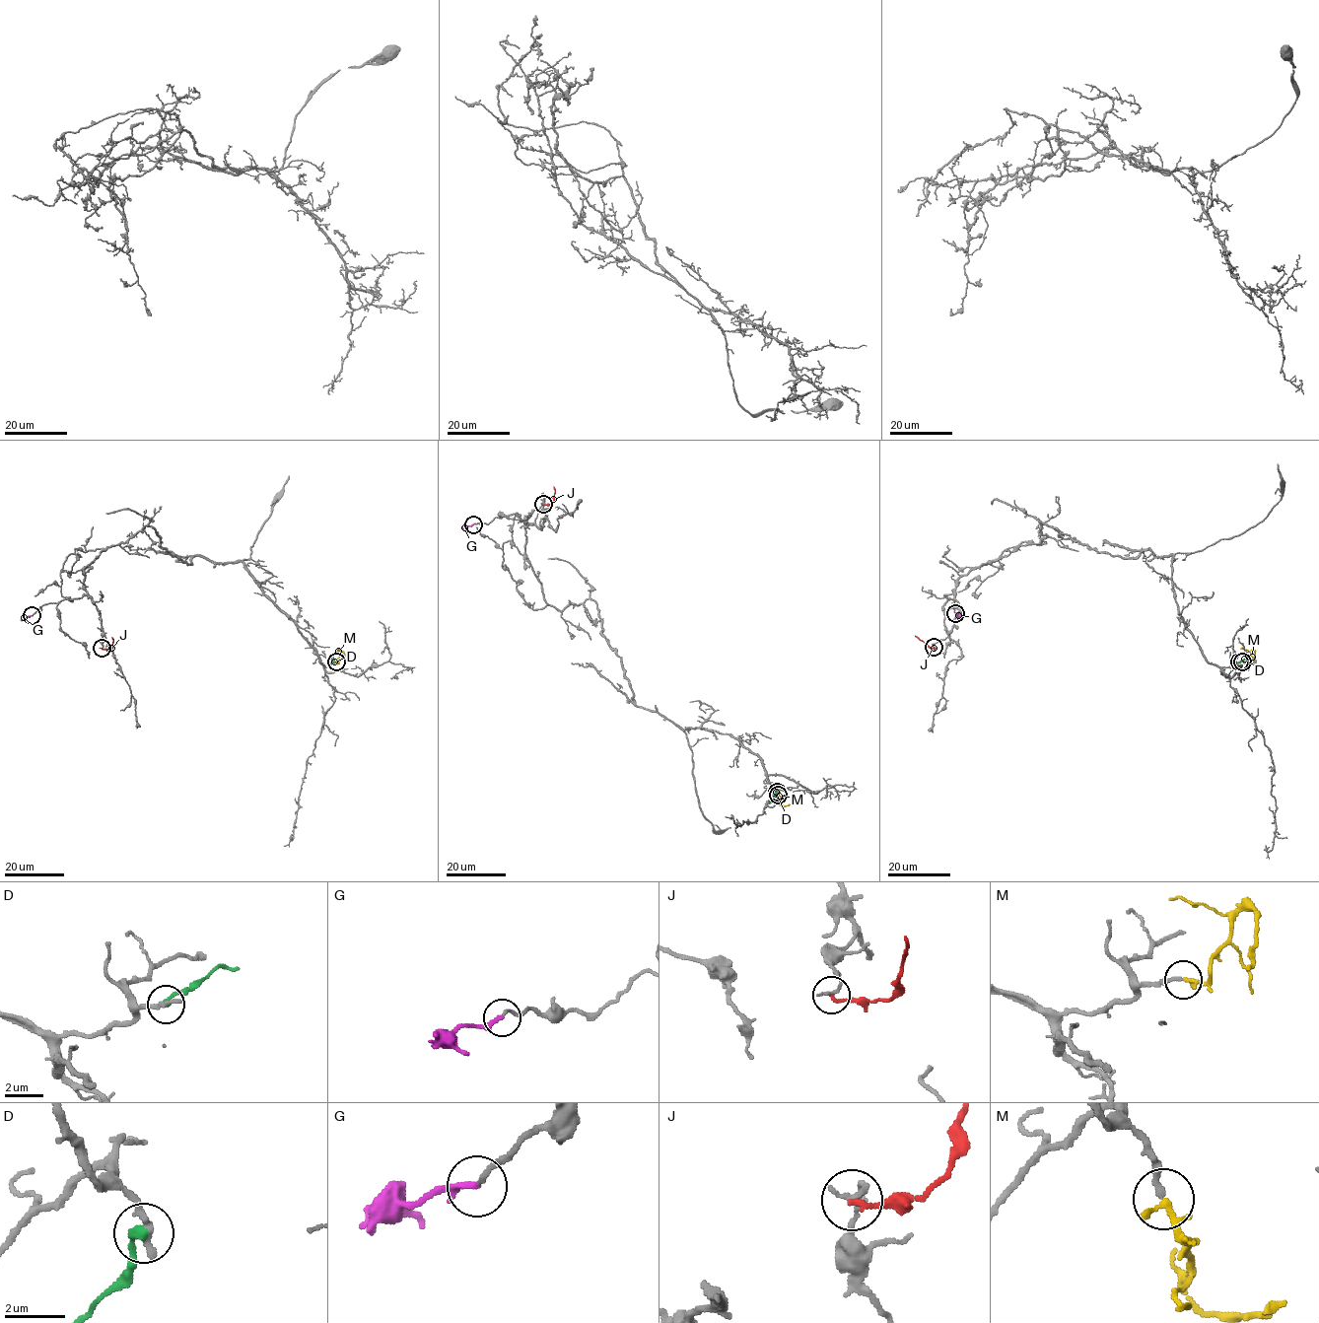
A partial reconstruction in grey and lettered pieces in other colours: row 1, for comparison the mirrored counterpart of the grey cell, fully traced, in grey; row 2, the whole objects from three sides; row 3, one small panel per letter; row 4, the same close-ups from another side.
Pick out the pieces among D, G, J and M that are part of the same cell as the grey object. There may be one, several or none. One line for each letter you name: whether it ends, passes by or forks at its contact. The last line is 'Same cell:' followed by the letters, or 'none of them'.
G: It passes by
M: It passes by
Same cell: G, M

